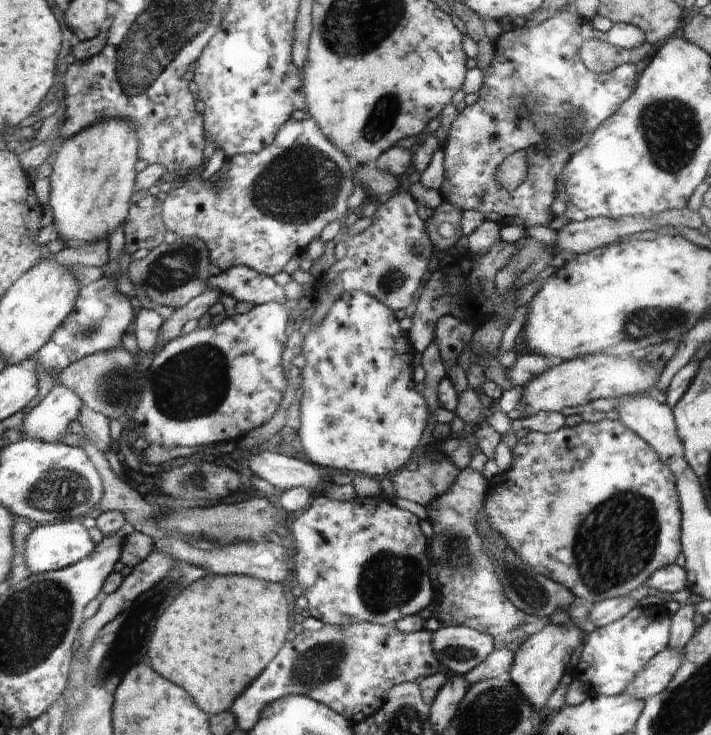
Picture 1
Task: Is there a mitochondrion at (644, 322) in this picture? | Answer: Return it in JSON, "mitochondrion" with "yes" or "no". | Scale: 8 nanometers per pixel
{"mitochondrion":"yes"}

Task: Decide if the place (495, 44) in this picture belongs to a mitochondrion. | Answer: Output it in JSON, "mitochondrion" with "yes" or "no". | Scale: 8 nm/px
{"mitochondrion":"no"}

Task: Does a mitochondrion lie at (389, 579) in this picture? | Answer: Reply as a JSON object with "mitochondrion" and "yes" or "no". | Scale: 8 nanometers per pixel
{"mitochondrion":"yes"}

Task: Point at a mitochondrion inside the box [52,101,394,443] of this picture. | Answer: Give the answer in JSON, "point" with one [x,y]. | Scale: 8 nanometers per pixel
{"point":[299,184]}

